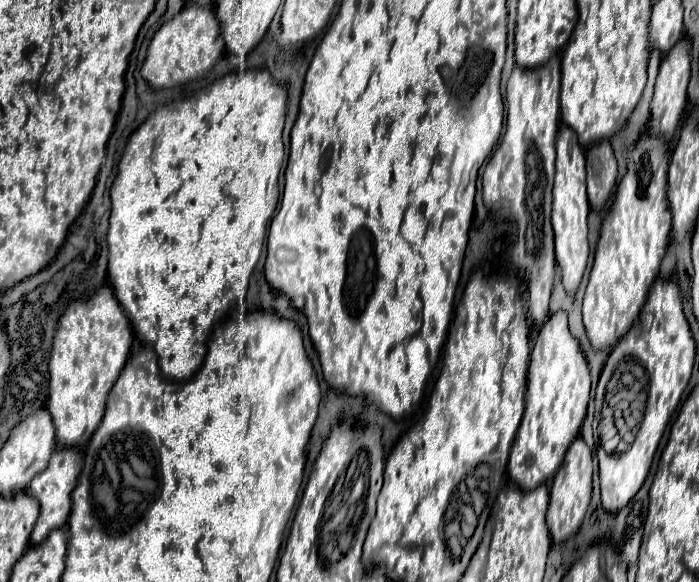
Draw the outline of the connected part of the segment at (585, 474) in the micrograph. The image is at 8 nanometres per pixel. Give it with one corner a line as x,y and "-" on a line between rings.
577,438
571,448
565,454
565,460
561,468
557,470
551,486
551,500
549,500
549,510
547,510
547,526
551,532
551,538
555,544
565,542
571,538
579,526
581,520
587,512
589,500
591,500
591,476
593,476
593,462
591,462
591,450
583,442
583,438

